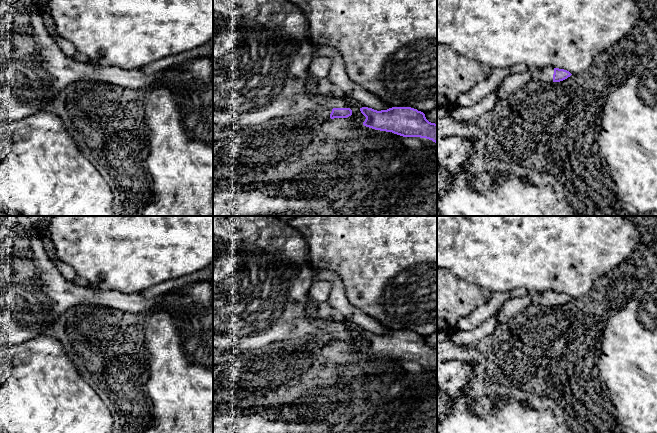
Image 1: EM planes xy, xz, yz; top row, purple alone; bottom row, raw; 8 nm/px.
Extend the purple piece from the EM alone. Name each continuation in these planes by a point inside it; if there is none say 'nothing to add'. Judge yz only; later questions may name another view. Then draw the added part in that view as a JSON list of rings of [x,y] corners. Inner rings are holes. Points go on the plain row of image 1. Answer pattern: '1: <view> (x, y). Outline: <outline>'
1: yz (546, 298). Outline: [[[545,291],[537,296],[541,304],[551,307],[553,306],[554,291]]]

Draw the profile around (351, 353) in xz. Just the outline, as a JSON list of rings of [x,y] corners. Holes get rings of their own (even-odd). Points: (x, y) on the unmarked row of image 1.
[[[350,330],[352,339],[347,342],[324,343],[322,356],[329,365],[364,366],[373,374],[391,372],[403,360],[392,356],[375,354],[363,349],[366,341],[360,331]]]

